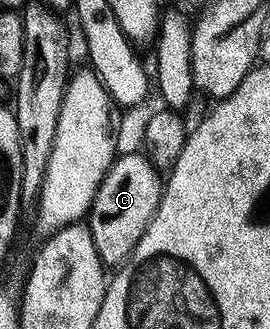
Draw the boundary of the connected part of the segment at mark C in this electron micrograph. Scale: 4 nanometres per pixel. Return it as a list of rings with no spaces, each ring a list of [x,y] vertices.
[[[144,153],[117,156],[102,178],[93,206],[87,215],[87,225],[95,248],[106,267],[117,268],[129,259],[129,253],[139,244],[143,232],[151,224],[161,203],[163,174]]]

